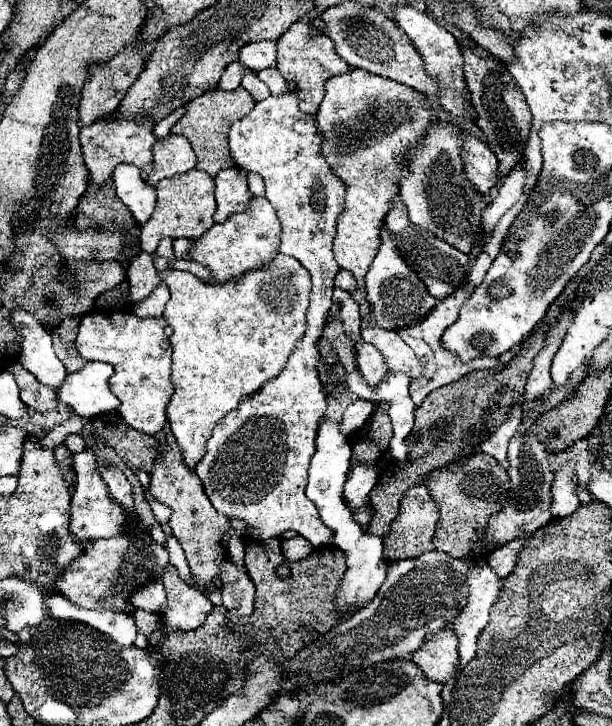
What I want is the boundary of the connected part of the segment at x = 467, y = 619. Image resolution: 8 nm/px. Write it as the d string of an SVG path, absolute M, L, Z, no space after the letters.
M490 566L468 572L468 602L466 608L458 612L458 620L454 620L454 632L460 640L458 670L462 670L476 652L476 638L488 624L488 610L498 598L500 582L502 580L490 570Z

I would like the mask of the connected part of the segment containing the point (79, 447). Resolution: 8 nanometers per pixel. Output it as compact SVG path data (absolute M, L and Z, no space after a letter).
M70 434L70 436L64 440L64 444L66 444L66 448L68 448L72 454L86 450L86 442L84 442L84 438L82 438L80 434Z

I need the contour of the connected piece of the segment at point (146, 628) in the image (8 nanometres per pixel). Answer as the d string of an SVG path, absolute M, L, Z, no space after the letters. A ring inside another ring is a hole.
M136 610L134 612L134 620L136 620L136 626L142 634L150 636L152 632L156 632L160 628L160 618L158 614L152 614L152 612L142 612L142 610Z

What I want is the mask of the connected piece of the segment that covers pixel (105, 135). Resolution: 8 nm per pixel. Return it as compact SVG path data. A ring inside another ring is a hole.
M112 118L94 122L88 128L80 130L80 142L82 142L82 154L86 168L90 172L90 180L96 184L104 184L114 168L122 162L130 162L142 170L142 178L146 180L146 168L150 168L152 160L152 146L154 146L154 134L148 126L138 126L136 122L112 122Z

